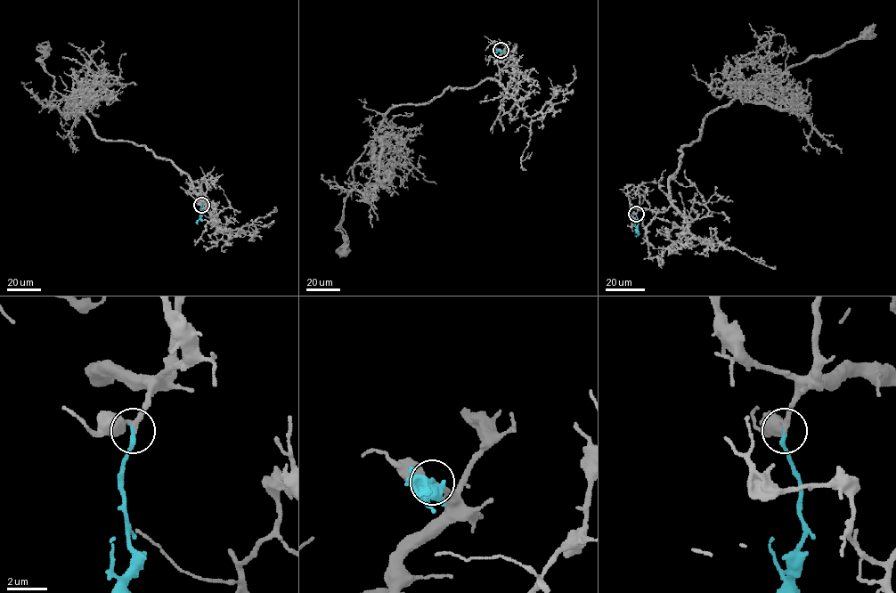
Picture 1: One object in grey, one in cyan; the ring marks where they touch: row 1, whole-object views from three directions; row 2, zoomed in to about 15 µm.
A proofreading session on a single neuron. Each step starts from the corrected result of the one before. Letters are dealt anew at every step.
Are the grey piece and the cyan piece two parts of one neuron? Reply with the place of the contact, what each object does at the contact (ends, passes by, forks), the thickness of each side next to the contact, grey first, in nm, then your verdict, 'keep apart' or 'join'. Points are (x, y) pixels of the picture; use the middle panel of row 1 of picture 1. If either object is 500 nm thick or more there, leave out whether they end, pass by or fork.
at (500, 50); grey passes by; cyan ends there; 180 nm thick on the grey side, 240 nm on the other; join

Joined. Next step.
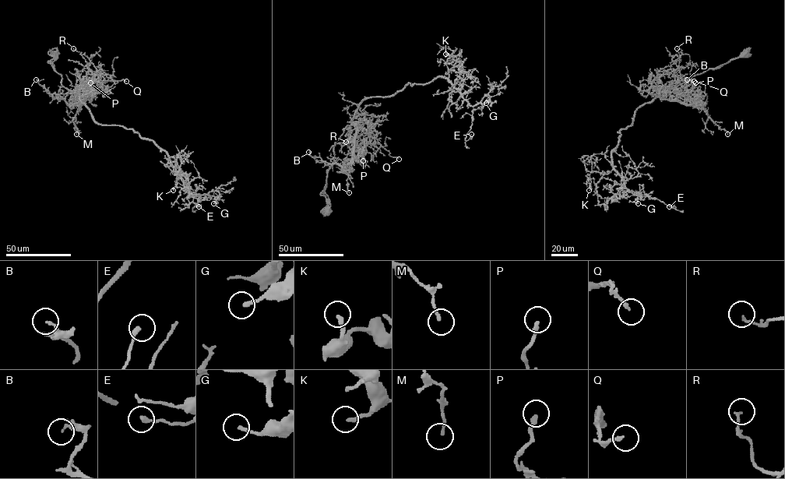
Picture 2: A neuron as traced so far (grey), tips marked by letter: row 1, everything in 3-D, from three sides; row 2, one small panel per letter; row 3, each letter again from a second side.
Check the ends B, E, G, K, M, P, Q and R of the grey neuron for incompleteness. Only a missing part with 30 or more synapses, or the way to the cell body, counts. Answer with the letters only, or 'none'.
none

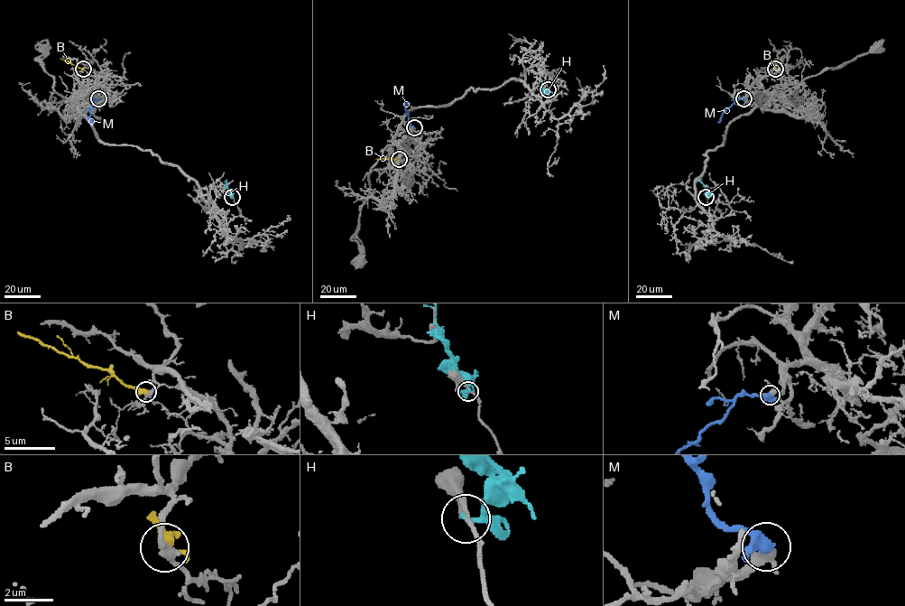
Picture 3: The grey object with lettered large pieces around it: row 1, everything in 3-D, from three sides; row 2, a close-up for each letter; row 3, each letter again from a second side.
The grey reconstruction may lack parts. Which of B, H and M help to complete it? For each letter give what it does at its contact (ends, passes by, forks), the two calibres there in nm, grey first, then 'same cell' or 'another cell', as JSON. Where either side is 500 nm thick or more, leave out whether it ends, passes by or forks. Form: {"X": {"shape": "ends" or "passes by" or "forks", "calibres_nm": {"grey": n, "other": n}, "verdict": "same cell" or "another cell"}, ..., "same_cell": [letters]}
{"B": {"shape": "passes by", "calibres_nm": {"grey": 340, "other": 280}, "verdict": "another cell"}, "H": {"shape": "passes by", "calibres_nm": {"grey": 170, "other": 170}, "verdict": "another cell"}, "M": {"shape": "passes by", "calibres_nm": {"grey": 360, "other": 360}, "verdict": "same cell"}, "same_cell": ["M"]}

